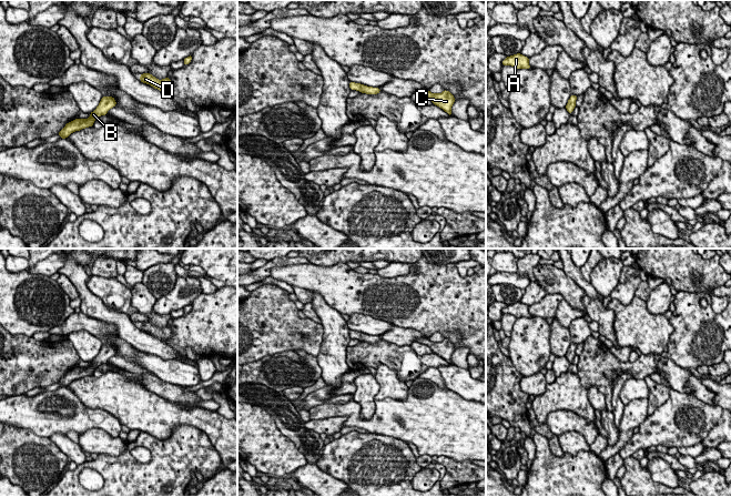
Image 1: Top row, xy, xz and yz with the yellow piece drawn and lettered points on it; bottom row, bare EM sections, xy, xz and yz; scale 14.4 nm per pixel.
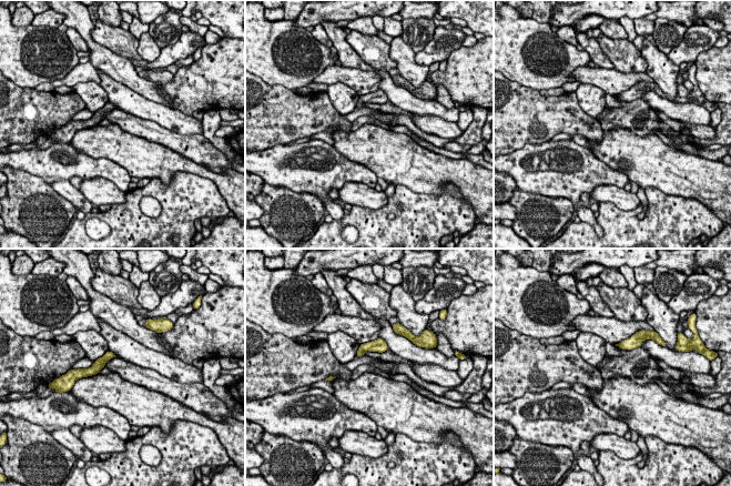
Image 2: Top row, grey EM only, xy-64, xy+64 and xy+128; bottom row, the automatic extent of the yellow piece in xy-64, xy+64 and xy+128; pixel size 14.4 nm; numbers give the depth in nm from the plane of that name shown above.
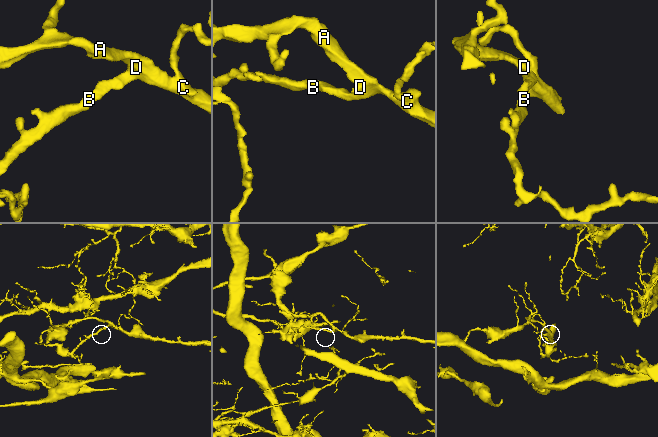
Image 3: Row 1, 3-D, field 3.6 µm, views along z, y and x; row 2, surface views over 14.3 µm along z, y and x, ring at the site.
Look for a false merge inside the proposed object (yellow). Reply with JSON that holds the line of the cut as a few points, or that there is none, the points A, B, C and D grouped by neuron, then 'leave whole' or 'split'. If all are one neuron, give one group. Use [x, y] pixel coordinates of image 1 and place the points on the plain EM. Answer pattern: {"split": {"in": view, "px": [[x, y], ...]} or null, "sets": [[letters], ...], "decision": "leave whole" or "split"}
{"split": null, "sets": [["A", "B", "C", "D"]], "decision": "leave whole"}

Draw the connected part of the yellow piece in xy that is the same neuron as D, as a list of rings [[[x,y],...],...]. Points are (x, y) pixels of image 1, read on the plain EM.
[[[142,322],[140,329],[160,338],[163,343],[166,343],[166,341],[170,339],[172,335],[170,326],[159,328],[150,322]]]

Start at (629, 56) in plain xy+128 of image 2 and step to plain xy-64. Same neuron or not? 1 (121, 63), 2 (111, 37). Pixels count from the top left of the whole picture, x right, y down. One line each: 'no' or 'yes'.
1: no
2: yes

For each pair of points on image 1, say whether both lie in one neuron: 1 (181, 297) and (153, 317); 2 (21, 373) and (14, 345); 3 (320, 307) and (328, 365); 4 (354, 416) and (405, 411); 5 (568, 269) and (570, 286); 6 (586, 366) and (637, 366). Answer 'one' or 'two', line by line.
1: two
2: one
3: one
4: one
5: two
6: one

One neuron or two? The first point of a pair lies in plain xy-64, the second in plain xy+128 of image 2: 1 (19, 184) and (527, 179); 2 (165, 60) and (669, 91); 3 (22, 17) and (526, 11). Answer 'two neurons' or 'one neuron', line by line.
1: two neurons
2: two neurons
3: one neuron

